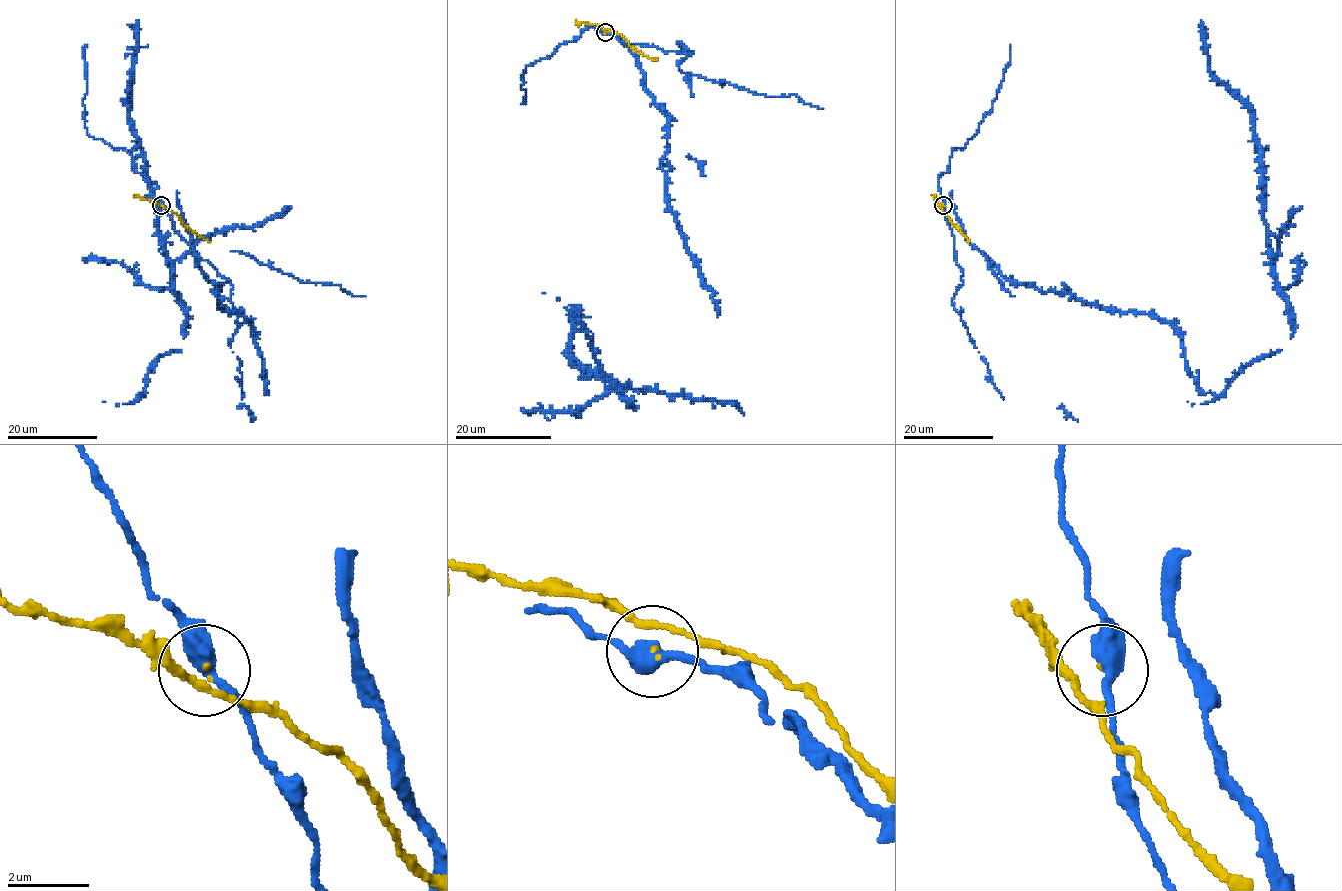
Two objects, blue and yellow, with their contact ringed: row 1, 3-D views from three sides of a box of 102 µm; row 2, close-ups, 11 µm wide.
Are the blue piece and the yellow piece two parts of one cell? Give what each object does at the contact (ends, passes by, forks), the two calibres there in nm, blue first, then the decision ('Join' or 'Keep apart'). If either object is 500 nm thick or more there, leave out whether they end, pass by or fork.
At the ring blue passes by. At the ring yellow passes by. Thickness 400 nm (blue) against 80 nm. Join

